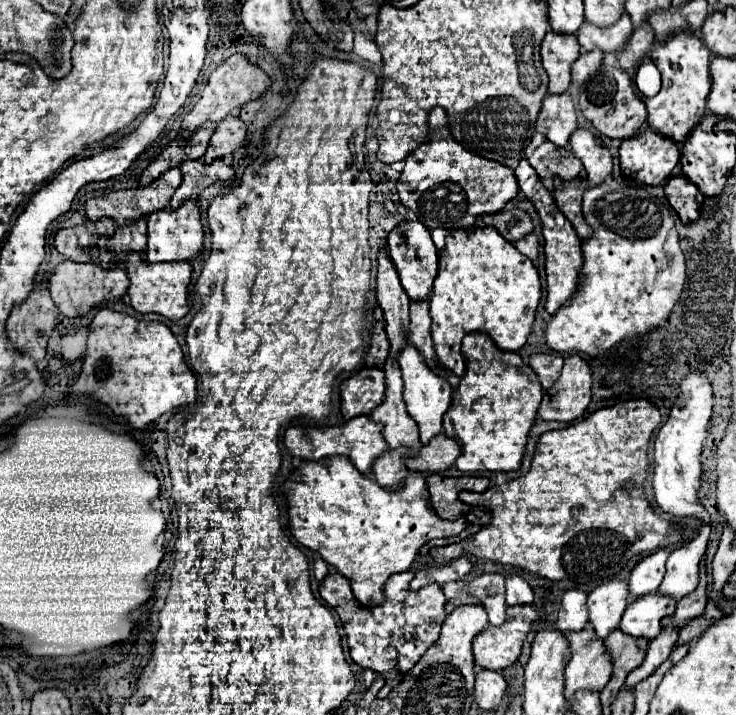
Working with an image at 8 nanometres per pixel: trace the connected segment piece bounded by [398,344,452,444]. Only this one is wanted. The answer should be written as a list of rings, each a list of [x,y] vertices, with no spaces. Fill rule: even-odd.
[[[408,344],[402,350],[402,354],[398,356],[398,366],[400,366],[402,378],[404,378],[404,402],[406,402],[406,410],[416,420],[416,424],[420,428],[420,442],[428,444],[434,436],[438,436],[442,432],[442,416],[450,408],[452,388],[450,388],[450,384],[444,378],[436,376],[426,366],[424,358],[420,356],[420,352],[412,344]]]

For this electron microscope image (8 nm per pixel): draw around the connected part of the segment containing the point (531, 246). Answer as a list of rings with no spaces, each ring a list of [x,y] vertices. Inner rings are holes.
[[[528,234],[528,236],[524,236],[522,240],[518,240],[516,242],[516,248],[526,256],[526,258],[530,258],[530,260],[536,260],[538,258],[538,238],[534,236],[534,234]]]

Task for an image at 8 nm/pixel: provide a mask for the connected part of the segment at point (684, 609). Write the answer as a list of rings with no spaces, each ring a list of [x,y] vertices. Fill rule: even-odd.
[[[702,562],[702,568],[700,568],[700,584],[698,588],[684,596],[678,606],[676,606],[676,612],[668,618],[662,620],[662,626],[668,626],[668,624],[676,624],[676,626],[682,626],[682,624],[688,624],[690,620],[694,620],[696,616],[702,616],[704,614],[704,608],[706,608],[706,602],[708,602],[708,596],[706,596],[706,568],[704,568],[704,562]]]

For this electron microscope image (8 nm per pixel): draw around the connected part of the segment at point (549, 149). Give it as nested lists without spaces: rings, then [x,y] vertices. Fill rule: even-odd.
[[[548,140],[530,154],[528,162],[550,192],[554,192],[554,176],[560,176],[564,182],[568,182],[574,180],[584,168],[570,148],[560,148]]]

